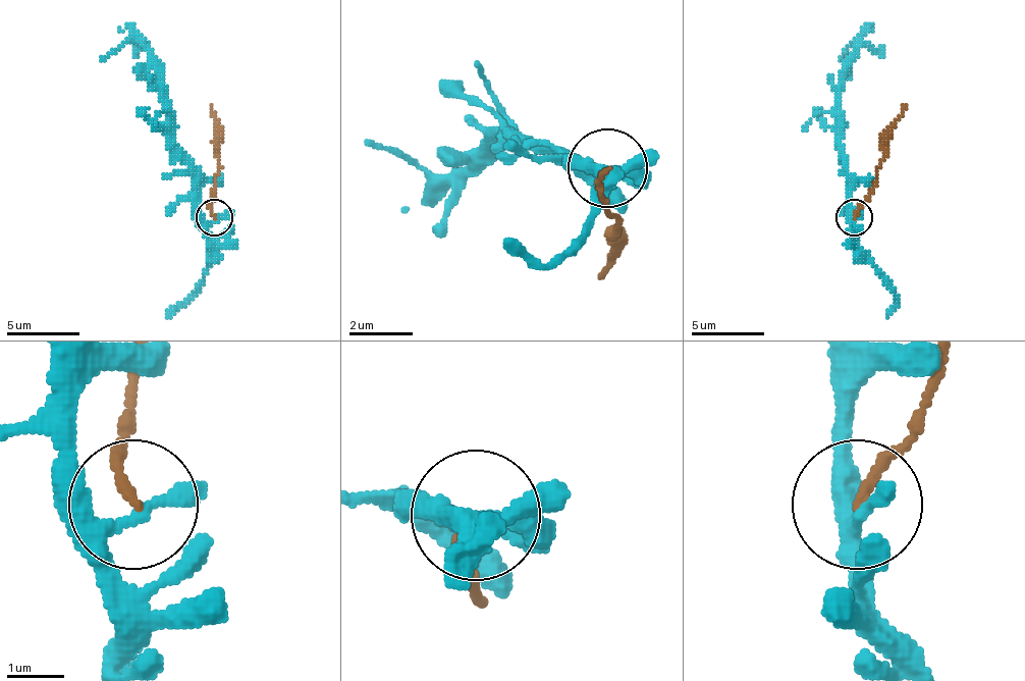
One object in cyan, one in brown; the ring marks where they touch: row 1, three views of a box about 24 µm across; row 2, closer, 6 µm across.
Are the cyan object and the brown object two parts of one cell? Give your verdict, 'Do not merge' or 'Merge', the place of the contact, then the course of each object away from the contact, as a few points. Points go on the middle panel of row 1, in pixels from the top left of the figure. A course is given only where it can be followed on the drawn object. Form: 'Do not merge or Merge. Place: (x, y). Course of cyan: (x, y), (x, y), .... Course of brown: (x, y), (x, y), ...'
Do not merge. Place: (607, 168). Course of cyan: (609, 170), (578, 162), (522, 138), (498, 146), (442, 177), (364, 138). Course of brown: (609, 170), (609, 217), (617, 233), (601, 280)

